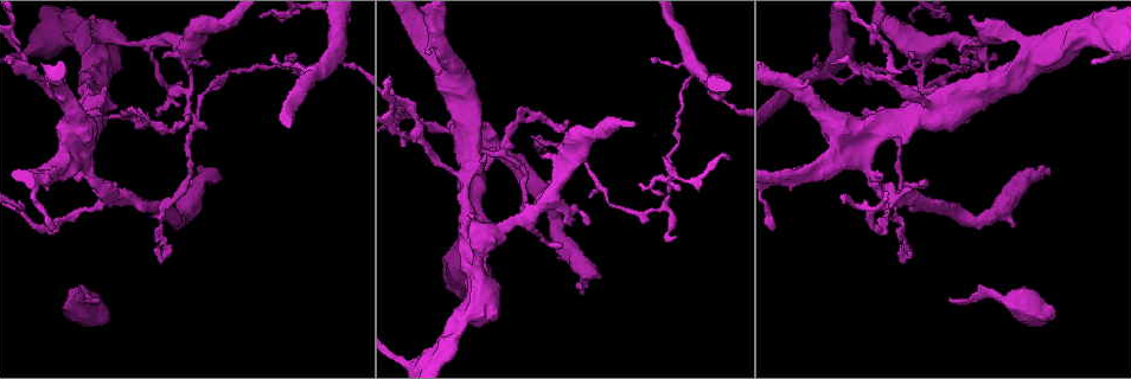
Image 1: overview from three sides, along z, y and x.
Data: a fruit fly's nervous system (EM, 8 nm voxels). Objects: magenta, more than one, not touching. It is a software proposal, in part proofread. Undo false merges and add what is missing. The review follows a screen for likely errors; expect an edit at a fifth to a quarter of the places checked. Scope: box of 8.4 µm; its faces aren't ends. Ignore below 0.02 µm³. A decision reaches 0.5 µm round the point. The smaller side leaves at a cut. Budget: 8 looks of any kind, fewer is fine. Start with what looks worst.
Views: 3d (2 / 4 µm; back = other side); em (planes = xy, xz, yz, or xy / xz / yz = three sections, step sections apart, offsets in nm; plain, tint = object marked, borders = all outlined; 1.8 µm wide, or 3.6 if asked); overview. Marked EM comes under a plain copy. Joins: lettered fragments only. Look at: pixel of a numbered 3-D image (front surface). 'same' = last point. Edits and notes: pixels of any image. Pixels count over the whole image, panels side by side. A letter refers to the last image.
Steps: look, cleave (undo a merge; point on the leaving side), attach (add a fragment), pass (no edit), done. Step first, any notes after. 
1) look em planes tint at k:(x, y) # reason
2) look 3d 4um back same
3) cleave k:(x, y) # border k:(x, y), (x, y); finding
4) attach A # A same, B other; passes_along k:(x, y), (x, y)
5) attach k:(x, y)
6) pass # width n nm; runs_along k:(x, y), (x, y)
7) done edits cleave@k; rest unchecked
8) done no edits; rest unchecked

look 3d 4um back at 1:(185, 53) # three arms meet

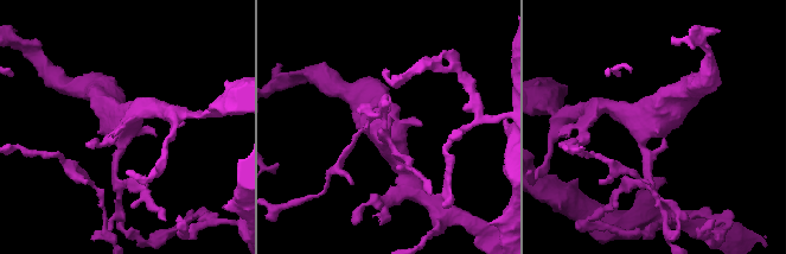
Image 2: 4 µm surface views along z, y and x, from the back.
look em planes borders at 2:(645, 127) # now the EM

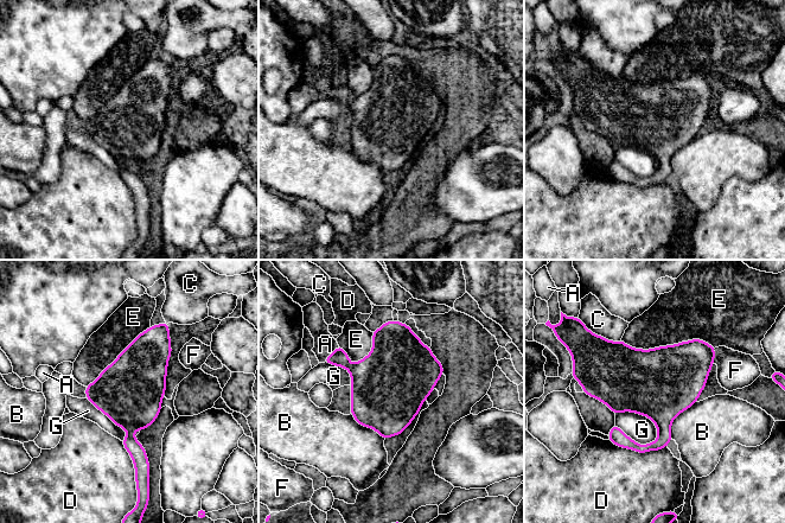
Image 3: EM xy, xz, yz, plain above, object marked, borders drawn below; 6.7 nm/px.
pass # A other, B other, C other, D other, E other, F other, G other; border 3:(696, 401), (672, 421), (671, 439); all the same neuron

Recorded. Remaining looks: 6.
look 3d 4um at 1:(1024, 177) # calibre changes

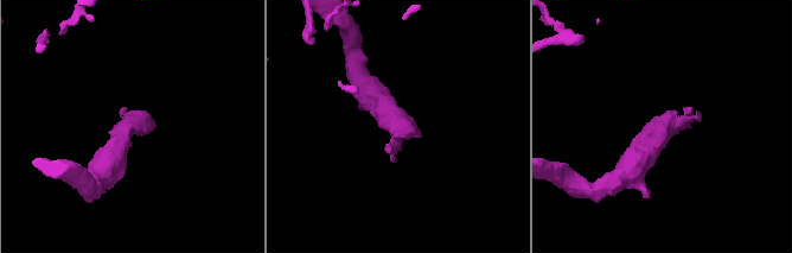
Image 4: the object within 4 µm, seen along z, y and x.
look em xy step 8 borders at 4:(392, 126) # now the EM

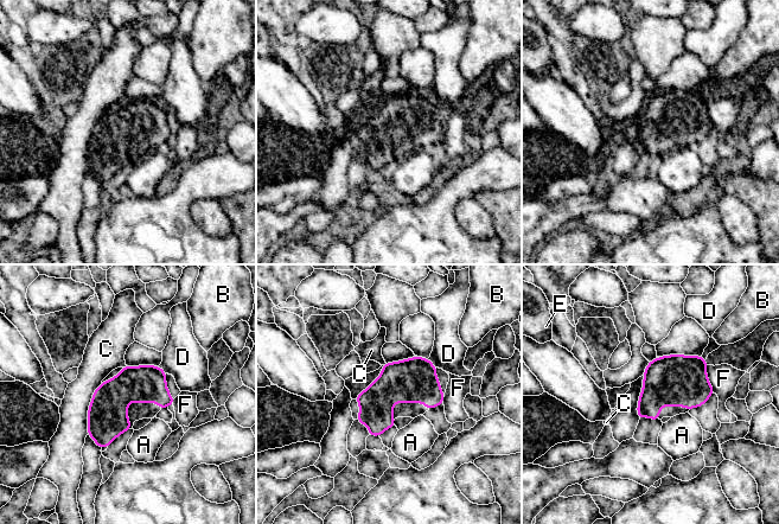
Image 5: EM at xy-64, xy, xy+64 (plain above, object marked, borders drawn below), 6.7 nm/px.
pass # A other, B other, C other, D other, E other, F other; border 5:(101, 382), (88, 409), (87, 434); continuous, no second neuron

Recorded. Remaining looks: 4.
look em yz step 8 borders at 1:(950, 299) # long arm stops here

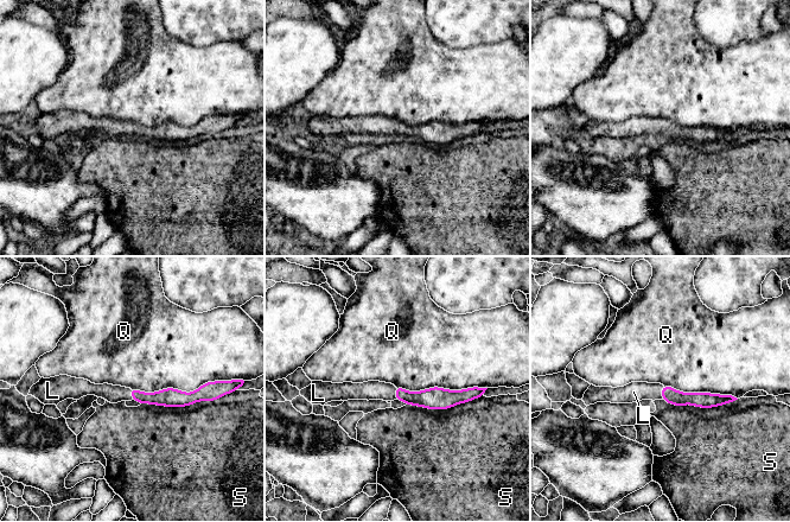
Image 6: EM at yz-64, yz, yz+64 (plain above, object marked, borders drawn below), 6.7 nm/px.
look em planes borders same

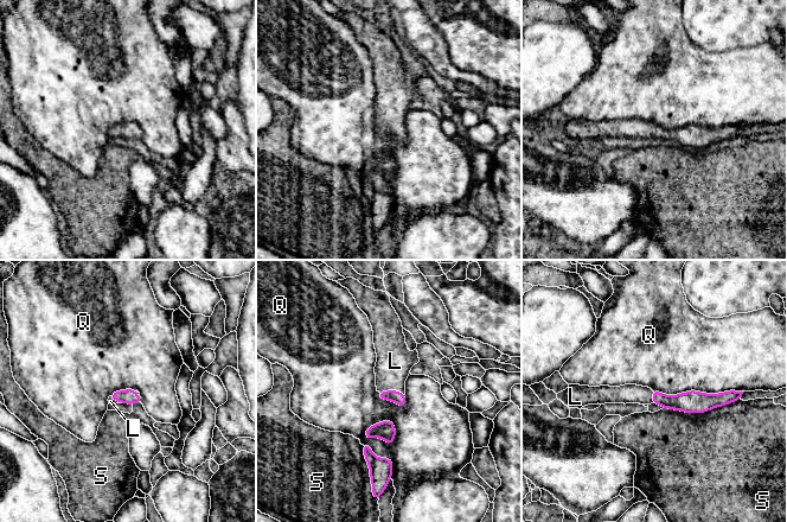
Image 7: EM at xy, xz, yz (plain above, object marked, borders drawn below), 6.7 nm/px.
attach L # width 80 nm; L same, Q other, S other; passes_along 7:(391, 395), (391, 390), (395, 361); the neuron continues

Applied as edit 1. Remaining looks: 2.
done edits attach@7; rest unchecked

